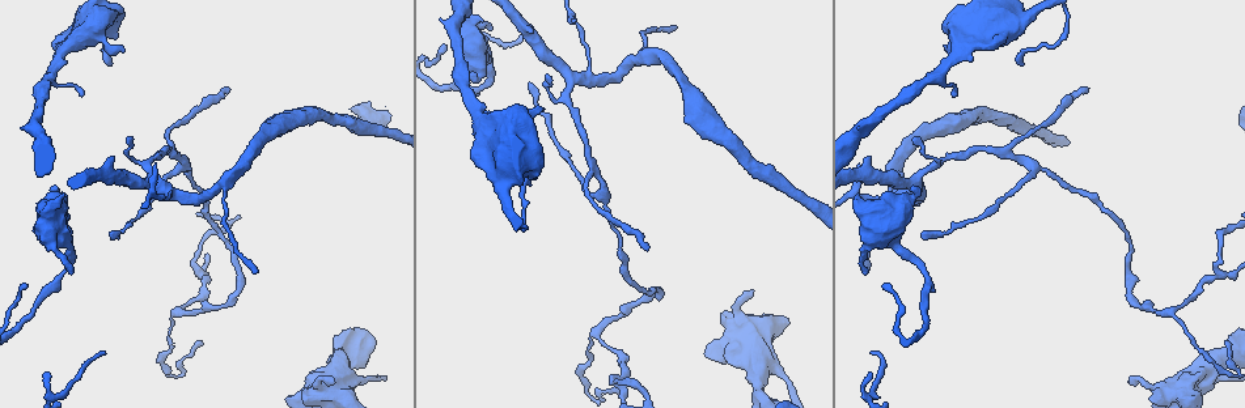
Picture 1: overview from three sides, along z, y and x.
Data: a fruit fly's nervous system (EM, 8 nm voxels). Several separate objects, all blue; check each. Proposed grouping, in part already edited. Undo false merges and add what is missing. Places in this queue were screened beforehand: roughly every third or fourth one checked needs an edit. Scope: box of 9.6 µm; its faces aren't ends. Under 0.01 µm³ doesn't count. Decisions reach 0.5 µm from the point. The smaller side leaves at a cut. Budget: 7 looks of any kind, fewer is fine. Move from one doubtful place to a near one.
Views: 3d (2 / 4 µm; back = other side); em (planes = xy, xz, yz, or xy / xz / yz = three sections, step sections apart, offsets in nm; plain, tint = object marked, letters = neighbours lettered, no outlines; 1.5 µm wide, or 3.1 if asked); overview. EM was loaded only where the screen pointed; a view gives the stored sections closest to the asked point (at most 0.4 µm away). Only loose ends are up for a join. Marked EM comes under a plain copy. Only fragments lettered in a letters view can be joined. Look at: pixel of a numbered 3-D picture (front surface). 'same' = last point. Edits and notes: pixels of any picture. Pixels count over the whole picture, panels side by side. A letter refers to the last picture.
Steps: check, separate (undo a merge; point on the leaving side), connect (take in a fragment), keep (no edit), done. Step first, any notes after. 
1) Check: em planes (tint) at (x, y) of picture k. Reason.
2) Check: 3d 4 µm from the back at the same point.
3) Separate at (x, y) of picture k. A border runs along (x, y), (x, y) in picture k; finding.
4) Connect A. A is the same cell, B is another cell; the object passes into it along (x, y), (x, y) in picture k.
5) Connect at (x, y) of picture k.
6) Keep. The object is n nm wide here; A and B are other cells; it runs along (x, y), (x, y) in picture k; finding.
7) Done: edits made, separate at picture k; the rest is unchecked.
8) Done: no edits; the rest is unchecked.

Check: em xy step 8 (tint) at (128, 139) of picture 1. Tapers out.

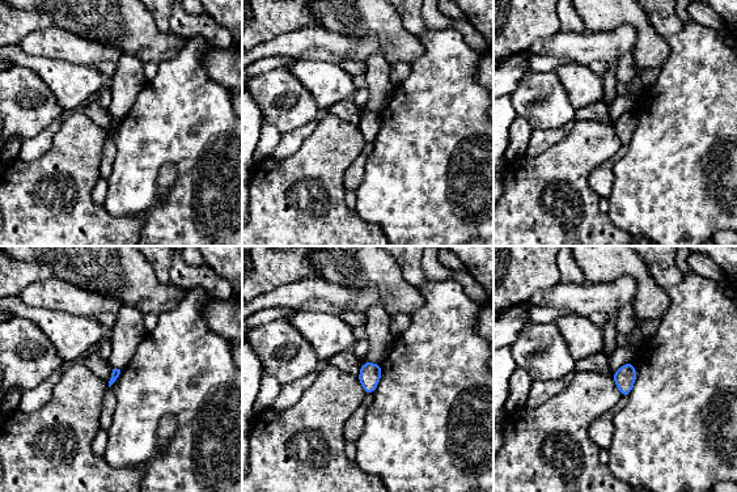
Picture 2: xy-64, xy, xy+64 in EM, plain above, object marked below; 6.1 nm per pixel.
Check: em yz step 4 (letters) at the same point. Another direction.

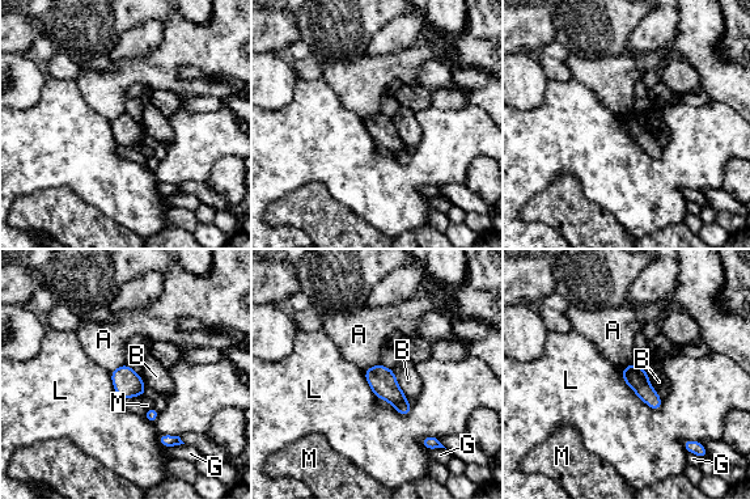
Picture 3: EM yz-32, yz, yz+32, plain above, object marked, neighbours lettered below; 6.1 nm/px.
Keep. A, B, G, L and M are other cells; a border runs along (378, 363), (364, 372) in picture 3; no lettered fragment goes on from it.

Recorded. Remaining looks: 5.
Check: em yz step 4 (letters) at (104, 43) of picture 1. Thick turns thin.

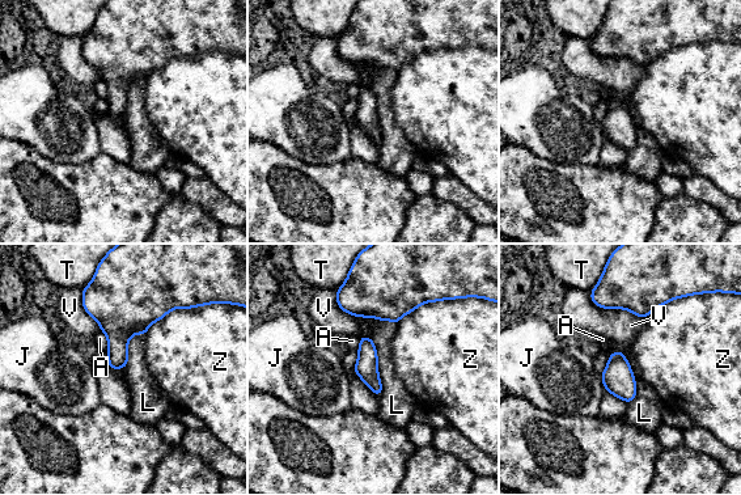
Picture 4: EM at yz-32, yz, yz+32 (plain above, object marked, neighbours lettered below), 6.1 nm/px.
Check: em xz step 8 (letters) at the same point.

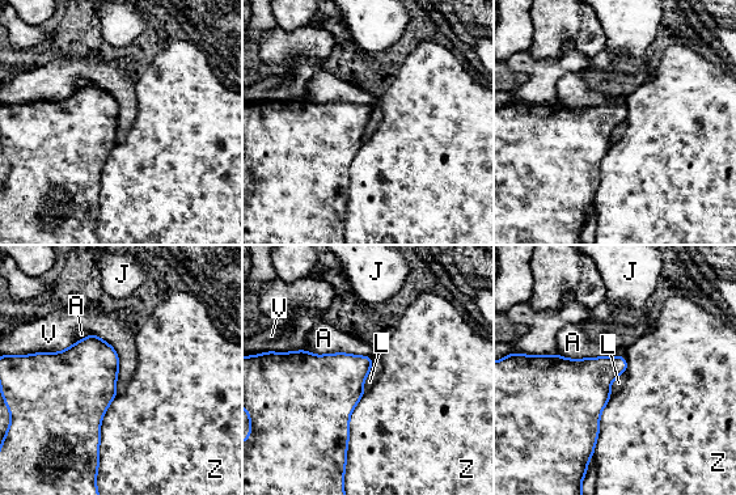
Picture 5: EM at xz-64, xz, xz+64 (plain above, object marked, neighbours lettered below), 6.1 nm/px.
Keep. The longest contact is with A, 420 nm; A, J, L, V and Z are other cells; one cell here.

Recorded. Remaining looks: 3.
Check: em yz step 8 (tint) at (675, 28) of picture 1. Thin end.

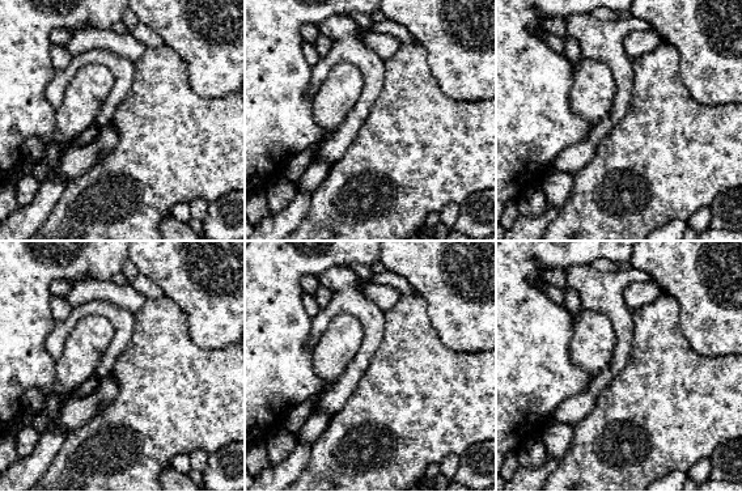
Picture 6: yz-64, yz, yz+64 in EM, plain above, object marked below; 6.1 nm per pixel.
Check: em planes (letters) at the same point.

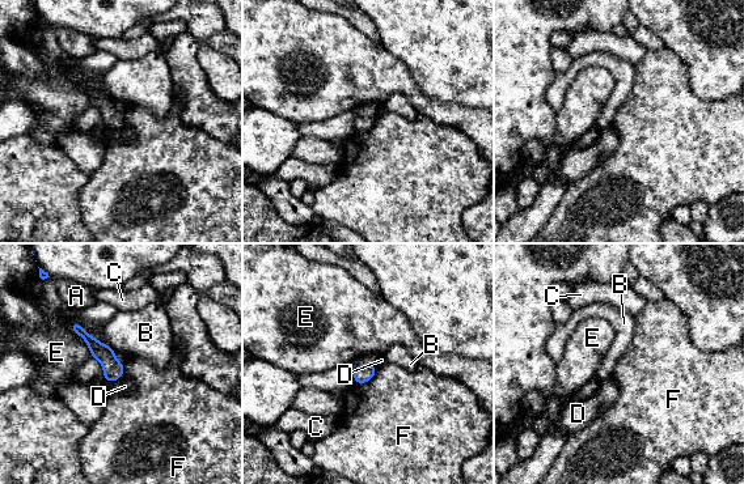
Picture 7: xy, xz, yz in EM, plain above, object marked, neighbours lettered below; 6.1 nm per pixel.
Keep. A, B, C, D, E and F are other cells; it runs along (74, 326), (108, 359), (114, 377) in picture 7; none of them fits.

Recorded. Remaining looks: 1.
Done: no edits; the rest is unchecked.

